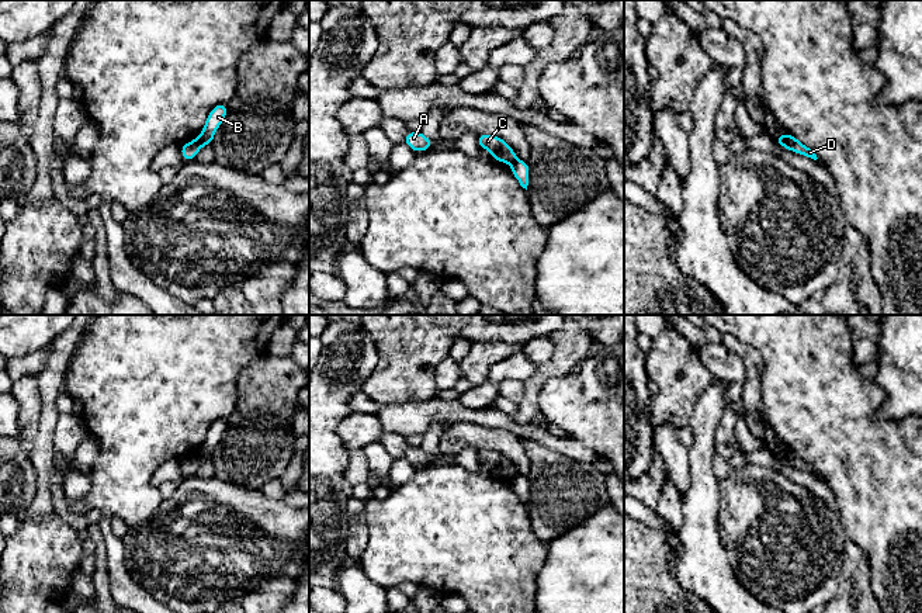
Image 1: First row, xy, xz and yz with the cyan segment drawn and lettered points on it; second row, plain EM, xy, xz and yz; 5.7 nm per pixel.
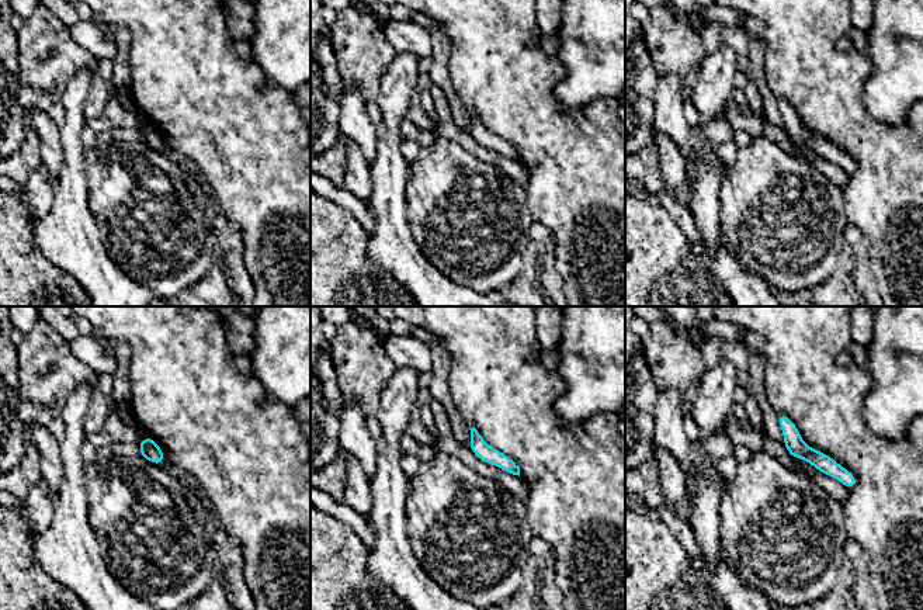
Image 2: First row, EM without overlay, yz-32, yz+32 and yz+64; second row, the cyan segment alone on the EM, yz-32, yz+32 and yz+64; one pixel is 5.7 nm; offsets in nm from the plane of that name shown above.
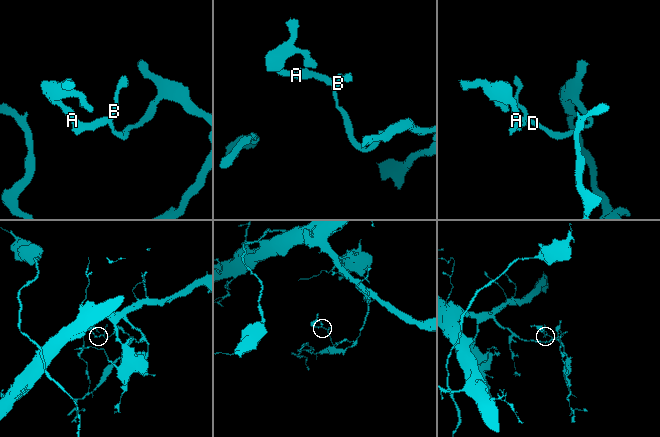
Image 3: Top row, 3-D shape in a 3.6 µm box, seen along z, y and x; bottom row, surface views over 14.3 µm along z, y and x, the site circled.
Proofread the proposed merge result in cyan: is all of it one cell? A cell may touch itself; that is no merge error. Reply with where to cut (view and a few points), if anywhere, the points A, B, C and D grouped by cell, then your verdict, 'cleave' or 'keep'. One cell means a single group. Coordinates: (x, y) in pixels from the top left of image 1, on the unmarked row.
cut xy (197, 453), (200, 461); groups A C / B D; cleave

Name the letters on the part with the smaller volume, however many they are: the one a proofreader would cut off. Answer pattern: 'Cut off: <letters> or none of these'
Cut off: A, C

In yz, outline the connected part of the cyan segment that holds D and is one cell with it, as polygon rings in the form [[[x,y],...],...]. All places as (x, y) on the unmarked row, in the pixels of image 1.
[[[784,449],[784,457],[786,457],[786,463],[794,468],[804,470],[814,475],[818,474],[815,467],[811,463],[803,460],[796,451],[790,449]]]

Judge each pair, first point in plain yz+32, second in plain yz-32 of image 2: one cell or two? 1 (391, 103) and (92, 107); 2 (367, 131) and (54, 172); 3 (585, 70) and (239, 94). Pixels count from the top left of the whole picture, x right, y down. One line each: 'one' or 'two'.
1: two
2: one
3: two

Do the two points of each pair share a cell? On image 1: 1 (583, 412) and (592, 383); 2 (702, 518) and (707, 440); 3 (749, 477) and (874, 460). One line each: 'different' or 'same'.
1: different
2: same
3: different

